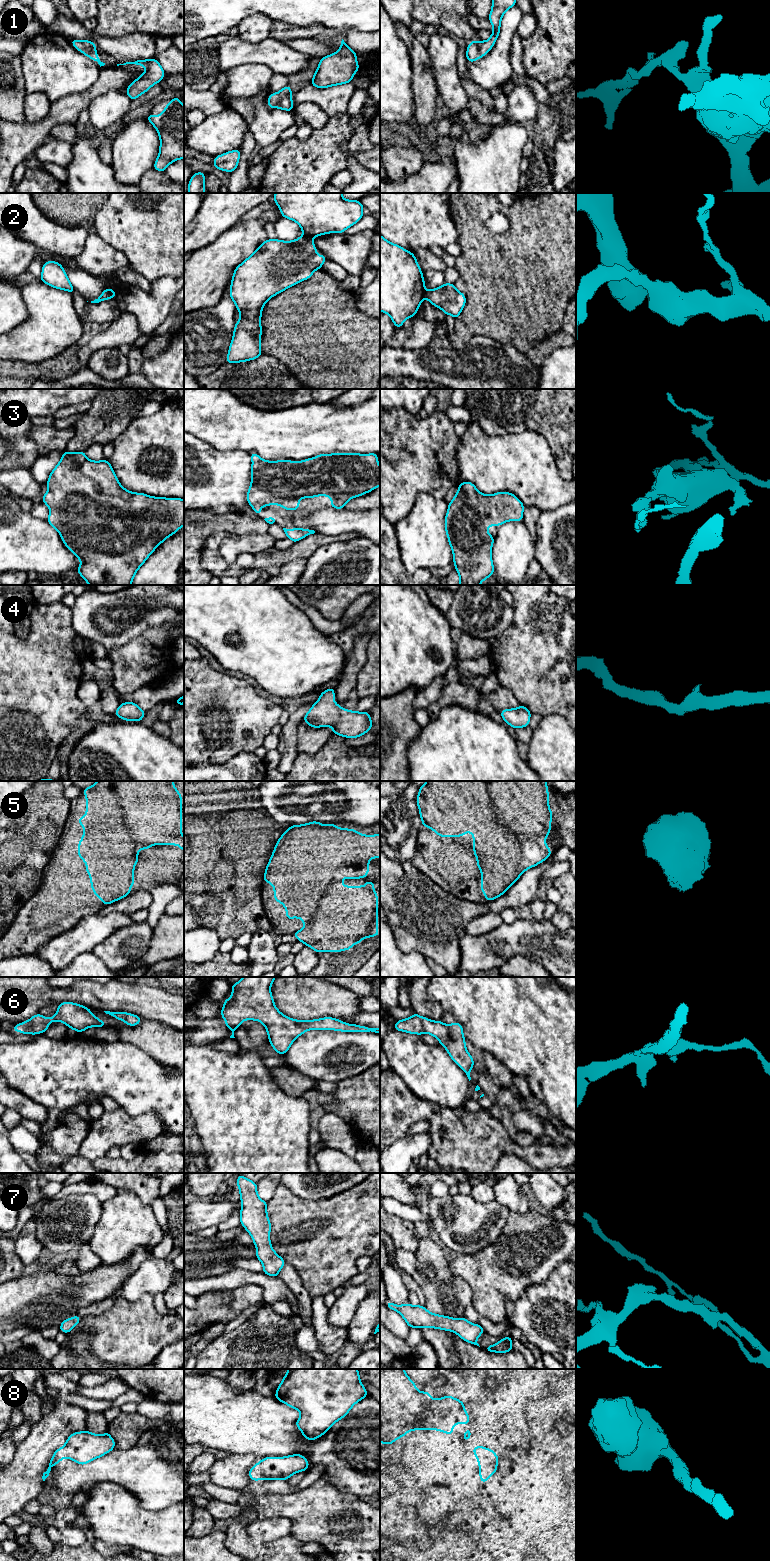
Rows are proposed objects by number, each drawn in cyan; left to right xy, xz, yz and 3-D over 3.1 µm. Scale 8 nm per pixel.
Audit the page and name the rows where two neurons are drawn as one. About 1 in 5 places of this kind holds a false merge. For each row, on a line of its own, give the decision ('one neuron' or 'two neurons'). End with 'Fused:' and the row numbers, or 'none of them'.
1: one neuron
2: two neurons
3: one neuron
4: one neuron
5: one neuron
6: one neuron
7: one neuron
8: one neuron
Fused: 2

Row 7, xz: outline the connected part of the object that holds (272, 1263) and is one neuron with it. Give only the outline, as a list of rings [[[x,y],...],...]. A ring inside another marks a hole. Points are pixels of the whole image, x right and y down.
[[[238,1175],[237,1185],[242,1202],[240,1223],[253,1239],[256,1258],[262,1262],[263,1272],[278,1277],[286,1262],[273,1250],[270,1242],[269,1232],[272,1226],[267,1215],[267,1202],[259,1198],[257,1183]]]

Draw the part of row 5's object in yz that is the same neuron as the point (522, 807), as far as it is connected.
[[[427,781],[420,787],[416,803],[422,826],[431,828],[440,837],[461,837],[467,832],[473,834],[473,851],[477,858],[477,867],[481,870],[481,891],[485,894],[486,901],[492,901],[503,895],[523,872],[542,863],[552,854],[549,846],[545,844],[545,838],[550,834],[553,817],[549,808],[548,792],[546,781]]]

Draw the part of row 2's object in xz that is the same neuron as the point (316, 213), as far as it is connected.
[[[276,193],[272,198],[284,218],[295,221],[309,238],[328,233],[343,233],[364,215],[359,200],[345,200],[342,193]]]

